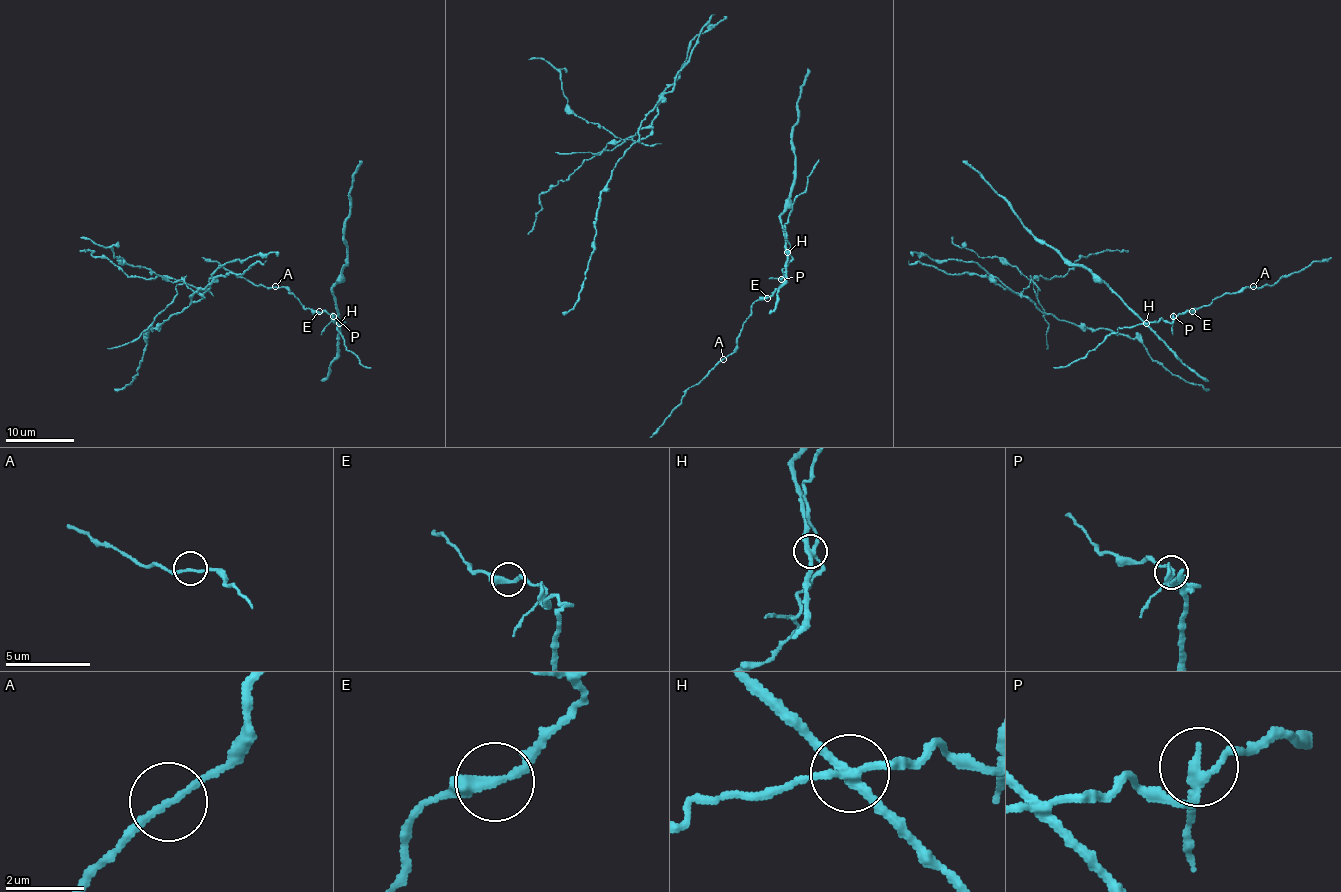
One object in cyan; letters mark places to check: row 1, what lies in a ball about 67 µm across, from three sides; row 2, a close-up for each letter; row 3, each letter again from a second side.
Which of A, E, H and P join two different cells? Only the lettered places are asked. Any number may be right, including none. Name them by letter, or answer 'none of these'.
A, H

